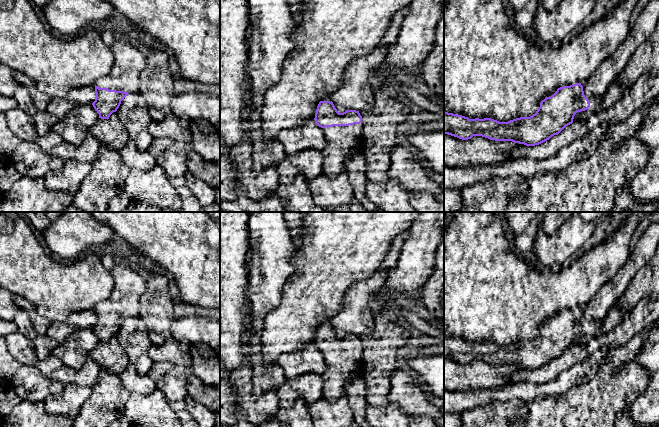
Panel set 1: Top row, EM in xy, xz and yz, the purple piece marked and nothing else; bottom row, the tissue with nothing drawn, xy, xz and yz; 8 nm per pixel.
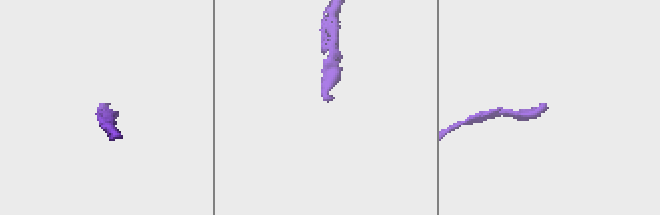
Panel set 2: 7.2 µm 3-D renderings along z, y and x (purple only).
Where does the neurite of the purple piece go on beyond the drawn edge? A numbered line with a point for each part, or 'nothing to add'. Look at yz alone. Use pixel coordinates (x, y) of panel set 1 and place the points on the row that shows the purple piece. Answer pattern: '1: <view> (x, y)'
1: yz (595, 102)

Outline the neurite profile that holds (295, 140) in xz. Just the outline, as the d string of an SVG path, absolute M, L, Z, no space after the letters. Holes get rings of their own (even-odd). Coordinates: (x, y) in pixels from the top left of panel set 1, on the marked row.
M314 119L307 121L304 126L281 131L277 136L277 141L287 155L306 149L322 151L326 144L323 128L319 127Z

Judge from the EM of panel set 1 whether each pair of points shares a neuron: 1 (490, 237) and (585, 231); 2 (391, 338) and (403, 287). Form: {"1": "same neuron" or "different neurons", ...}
{"1": "different neurons", "2": "same neuron"}

